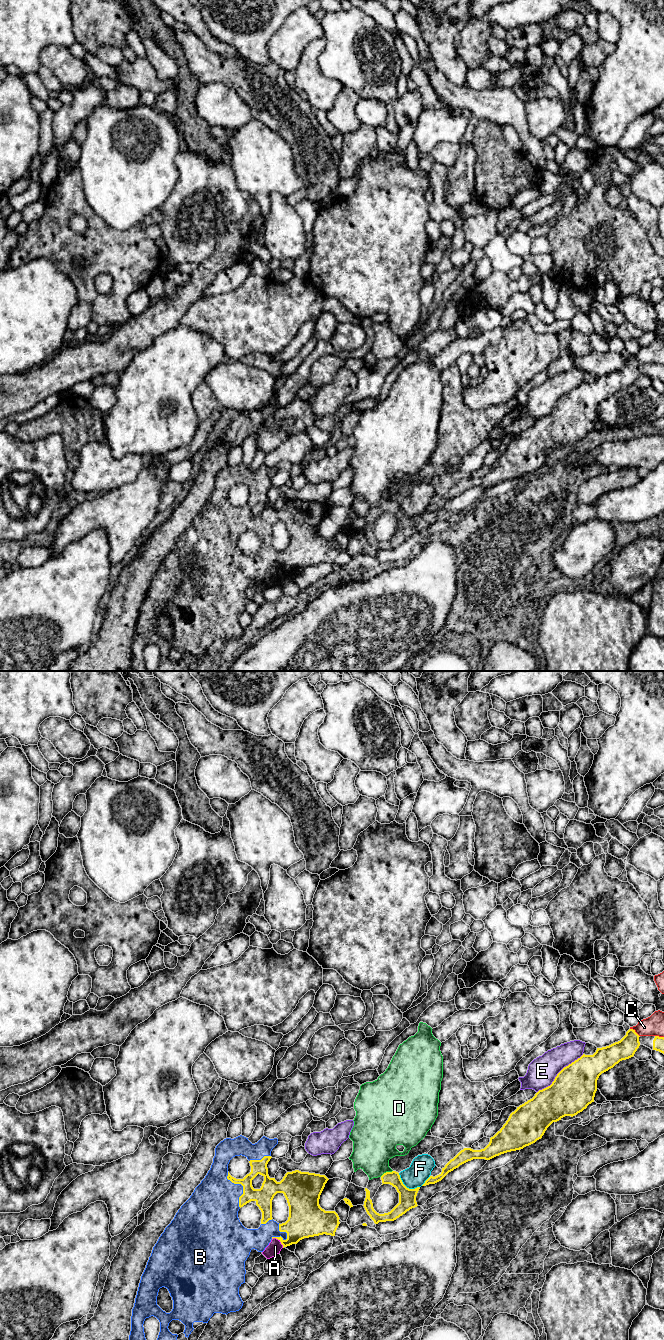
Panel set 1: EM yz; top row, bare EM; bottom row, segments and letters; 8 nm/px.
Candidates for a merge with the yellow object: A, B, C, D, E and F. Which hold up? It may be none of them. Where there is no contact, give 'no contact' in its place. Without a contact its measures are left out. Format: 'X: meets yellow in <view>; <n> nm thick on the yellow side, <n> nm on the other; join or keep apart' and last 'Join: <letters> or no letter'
A: meets yellow in yz; 260 nm thick on the yellow side, 110 nm on the other; keep apart
B: meets yellow in yz; 150 nm thick on the yellow side, 380 nm on the other; join
C: meets yellow in yz; 160 nm thick on the yellow side, 160 nm on the other; keep apart
D: meets yellow in yz; 130 nm thick on the yellow side, 360 nm on the other; keep apart
E: meets yellow in yz; 360 nm thick on the yellow side, 220 nm on the other; keep apart
F: meets yellow in yz; 140 nm thick on the yellow side, 180 nm on the other; keep apart
Join: B

